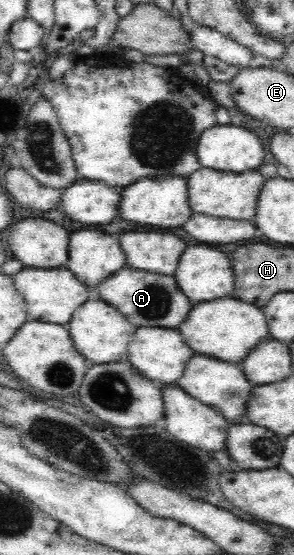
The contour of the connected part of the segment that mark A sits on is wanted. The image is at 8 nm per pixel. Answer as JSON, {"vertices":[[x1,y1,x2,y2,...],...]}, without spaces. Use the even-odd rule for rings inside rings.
{"vertices":[[127,265,108,274,102,282,98,282,96,290,100,300,120,311,135,329,144,326,177,329,192,308,188,297,178,288,174,275,149,273]]}

